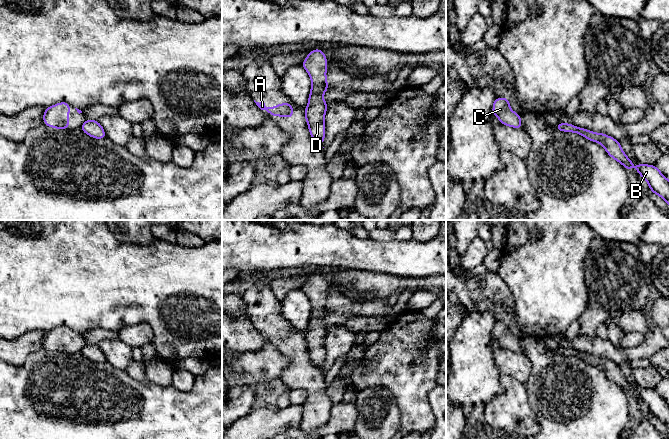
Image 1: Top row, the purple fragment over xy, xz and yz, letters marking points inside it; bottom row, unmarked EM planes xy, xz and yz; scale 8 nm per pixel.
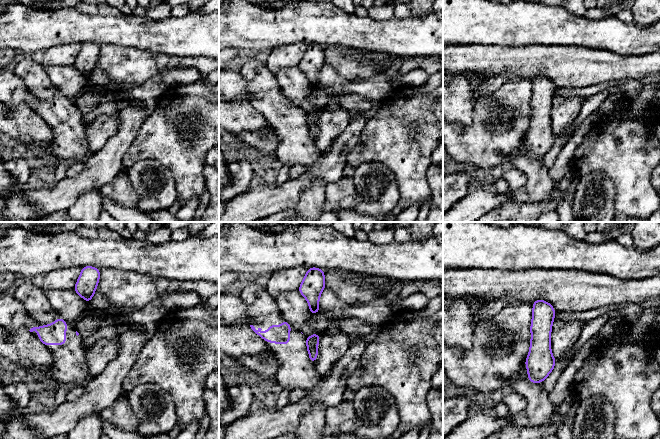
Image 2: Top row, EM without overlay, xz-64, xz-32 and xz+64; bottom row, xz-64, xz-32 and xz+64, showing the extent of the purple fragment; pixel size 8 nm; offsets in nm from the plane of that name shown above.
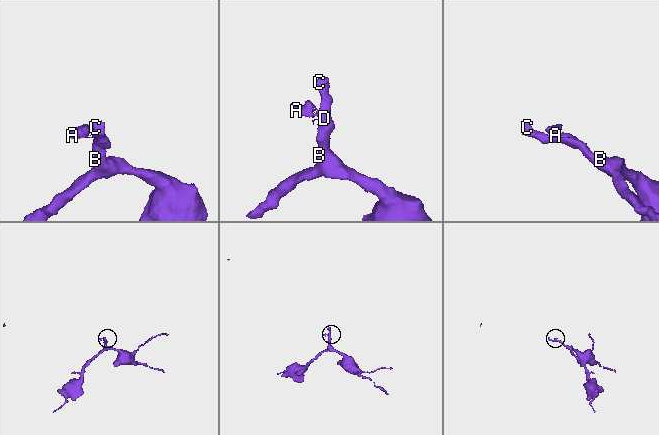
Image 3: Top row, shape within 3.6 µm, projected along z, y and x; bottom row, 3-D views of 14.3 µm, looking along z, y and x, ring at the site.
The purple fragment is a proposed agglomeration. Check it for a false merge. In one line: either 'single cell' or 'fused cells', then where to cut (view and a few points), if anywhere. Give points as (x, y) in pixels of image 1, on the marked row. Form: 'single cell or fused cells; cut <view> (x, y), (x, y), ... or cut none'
fused cells; cut xz (305, 115), (306, 118)

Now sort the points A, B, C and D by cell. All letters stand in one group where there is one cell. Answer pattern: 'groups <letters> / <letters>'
groups A / B C D

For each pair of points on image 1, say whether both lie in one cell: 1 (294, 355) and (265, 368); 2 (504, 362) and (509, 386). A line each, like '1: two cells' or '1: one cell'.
1: two cells
2: two cells

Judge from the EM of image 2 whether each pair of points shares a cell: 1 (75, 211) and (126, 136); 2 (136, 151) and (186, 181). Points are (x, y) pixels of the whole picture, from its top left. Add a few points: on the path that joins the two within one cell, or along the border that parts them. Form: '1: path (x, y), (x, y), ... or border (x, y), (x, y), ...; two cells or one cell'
1: border (99, 187), (83, 192), (71, 206); two cells
2: path (150, 151), (161, 151), (177, 167); one cell

